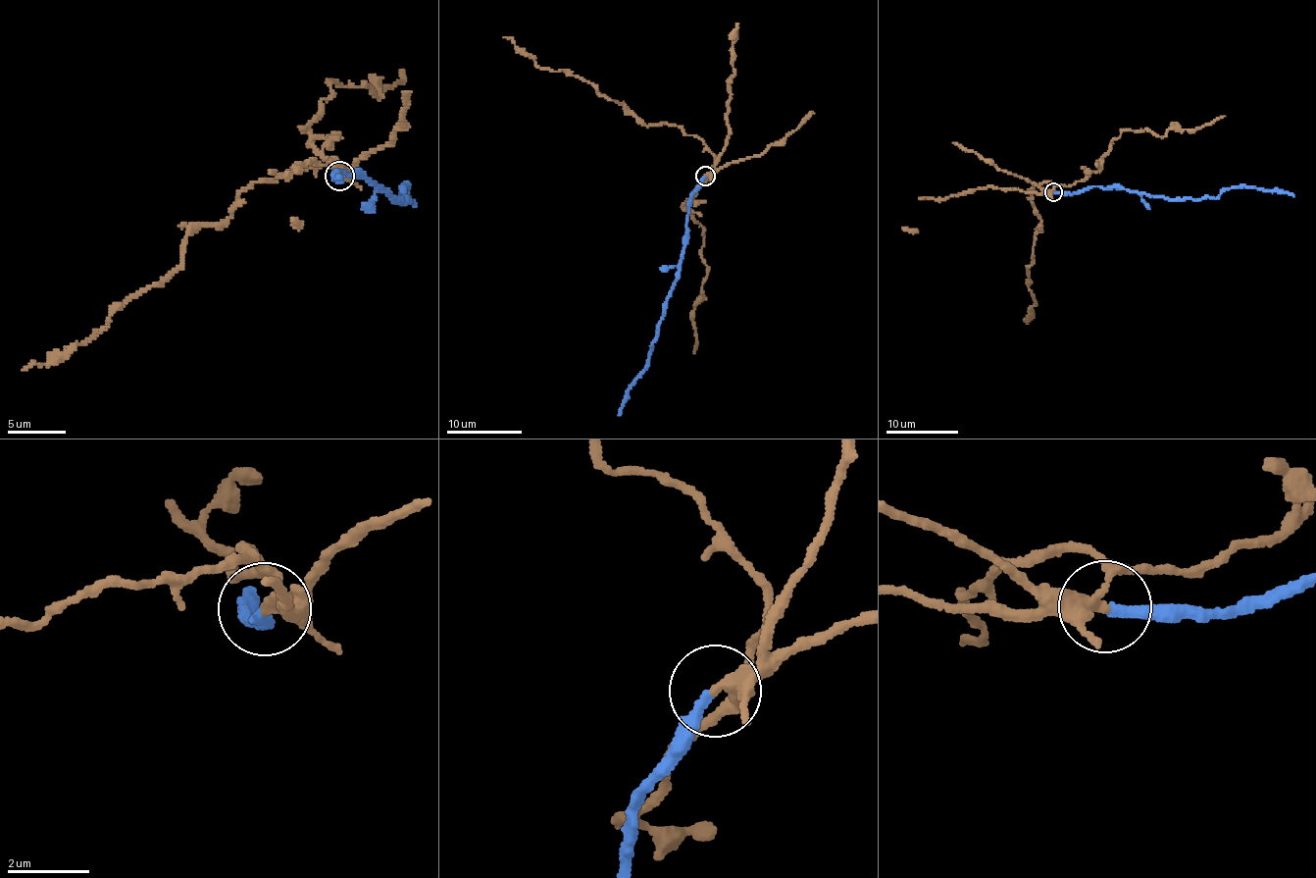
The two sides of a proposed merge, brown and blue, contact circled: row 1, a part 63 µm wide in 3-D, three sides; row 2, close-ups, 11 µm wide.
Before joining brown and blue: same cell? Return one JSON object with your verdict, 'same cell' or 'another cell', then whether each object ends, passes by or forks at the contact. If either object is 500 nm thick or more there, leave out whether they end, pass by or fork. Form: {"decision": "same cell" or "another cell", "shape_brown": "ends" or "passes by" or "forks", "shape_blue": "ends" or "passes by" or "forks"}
{"decision": "another cell", "shape_brown": "passes by", "shape_blue": "ends"}

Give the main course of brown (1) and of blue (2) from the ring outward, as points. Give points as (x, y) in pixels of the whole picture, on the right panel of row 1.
1: (1054, 191), (1050, 182), (1033, 184), (1028, 189), (1040, 220), (1028, 270), (1028, 284), (1036, 300), (1028, 324)
2: (1054, 191), (1119, 187), (1172, 199), (1217, 196), (1229, 187), (1246, 187), (1293, 196)

